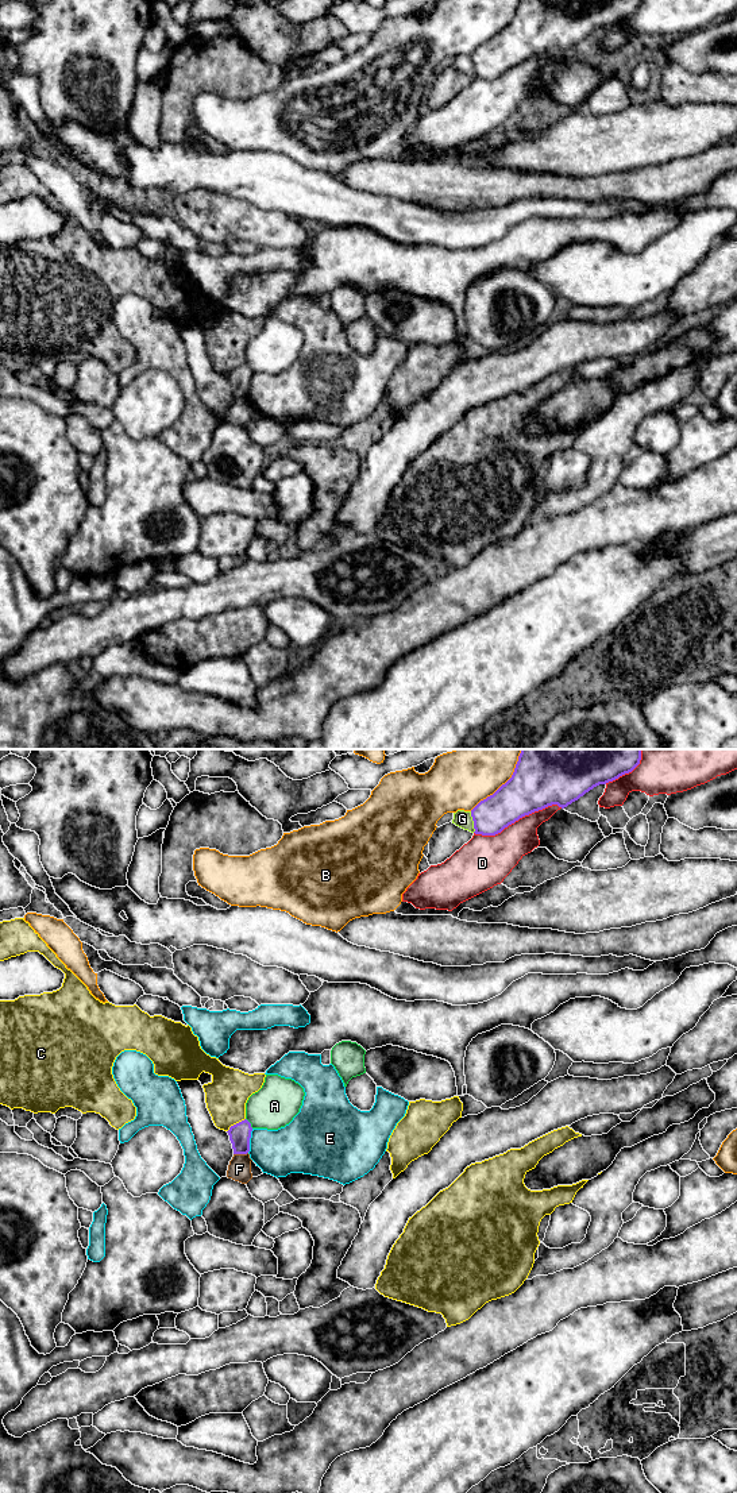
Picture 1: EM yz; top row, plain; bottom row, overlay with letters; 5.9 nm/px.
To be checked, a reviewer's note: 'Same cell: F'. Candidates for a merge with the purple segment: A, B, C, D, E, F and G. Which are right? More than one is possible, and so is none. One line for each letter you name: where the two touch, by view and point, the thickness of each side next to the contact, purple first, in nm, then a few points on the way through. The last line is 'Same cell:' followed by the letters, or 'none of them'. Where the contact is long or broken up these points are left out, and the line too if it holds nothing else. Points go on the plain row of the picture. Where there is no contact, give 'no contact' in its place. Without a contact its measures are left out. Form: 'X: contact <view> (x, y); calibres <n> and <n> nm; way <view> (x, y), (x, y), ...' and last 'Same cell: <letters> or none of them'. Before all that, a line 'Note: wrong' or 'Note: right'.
Note: wrong
Same cell: none of them

